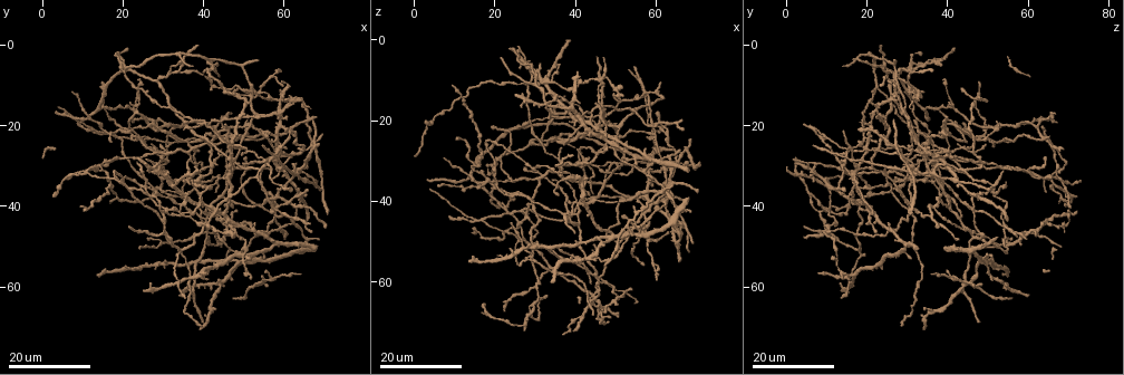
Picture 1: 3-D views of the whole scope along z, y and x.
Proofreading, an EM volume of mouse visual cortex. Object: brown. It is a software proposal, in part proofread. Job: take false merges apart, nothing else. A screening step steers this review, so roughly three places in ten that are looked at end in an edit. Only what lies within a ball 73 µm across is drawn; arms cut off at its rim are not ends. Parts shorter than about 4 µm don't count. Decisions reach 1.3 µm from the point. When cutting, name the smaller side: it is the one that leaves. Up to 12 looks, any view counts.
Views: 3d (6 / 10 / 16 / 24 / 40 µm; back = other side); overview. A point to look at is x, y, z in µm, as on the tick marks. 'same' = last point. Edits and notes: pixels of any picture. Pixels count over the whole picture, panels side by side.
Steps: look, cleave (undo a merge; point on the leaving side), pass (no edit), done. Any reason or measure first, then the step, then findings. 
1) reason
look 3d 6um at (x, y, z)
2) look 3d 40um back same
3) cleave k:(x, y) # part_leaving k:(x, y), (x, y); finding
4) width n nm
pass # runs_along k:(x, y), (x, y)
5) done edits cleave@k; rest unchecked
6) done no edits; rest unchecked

looks like a crossing
look 3d 24um at (36.5, 20.5, 25.0)

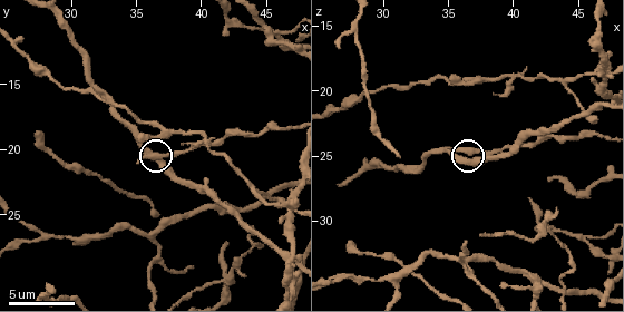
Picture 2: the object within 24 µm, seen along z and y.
look 3d 6um at (36.4, 20.4, 24.6)

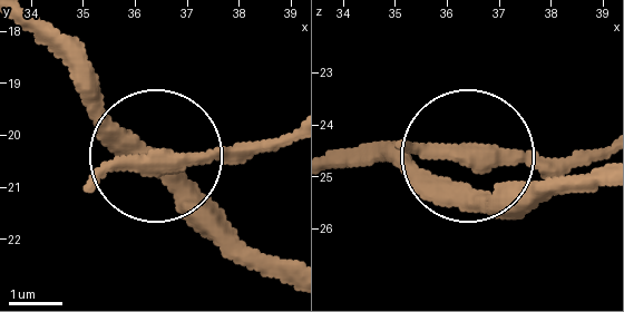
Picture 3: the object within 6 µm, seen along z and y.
side_arm 30 um
pass # runs_along 3:(598, 172), (478, 189), (465, 167), (478, 154), (598, 154); all the same cell

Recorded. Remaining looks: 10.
look 3d 16um at (27.0, 34.5, 38.0)

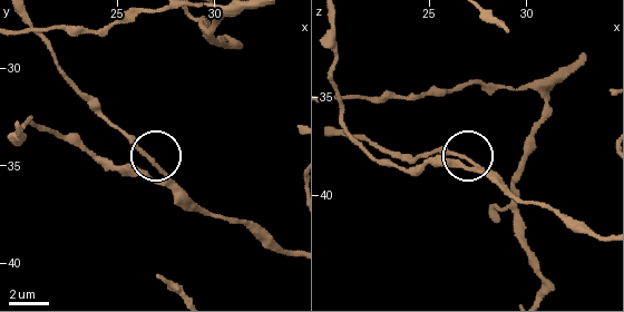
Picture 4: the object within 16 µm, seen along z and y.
look 3d 6um at (26.8, 34.8, 38.1)

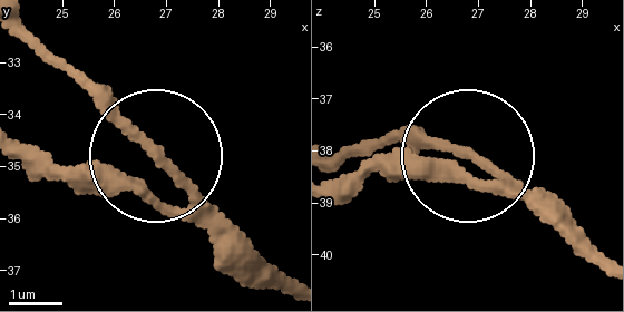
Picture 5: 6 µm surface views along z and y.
pass # runs_along 5:(605, 251), (485, 163), (383, 145); one cell here

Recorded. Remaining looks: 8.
a fork
look 3d 24um at (40.5, 44.0, 43.5)

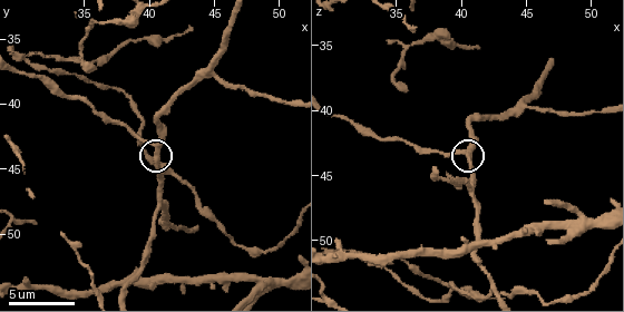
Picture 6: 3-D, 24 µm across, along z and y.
zoom in
look 3d 10um at (40.6, 43.4, 43.0)

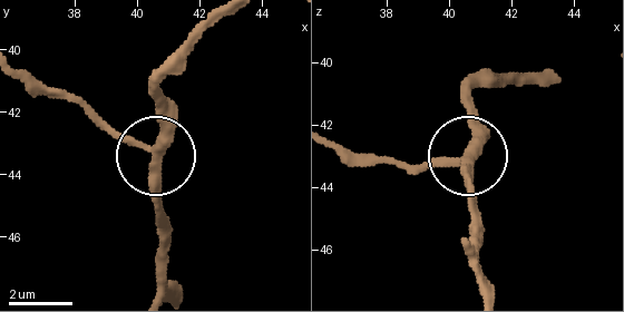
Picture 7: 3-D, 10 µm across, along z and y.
side_arm 55 um
pass # runs_along 7:(535, 74), (495, 76), (470, 95), (470, 225); continuous, no second cell

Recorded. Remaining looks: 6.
thick turns thin
look 3d 16um at (57.5, 39.5, 43.0)

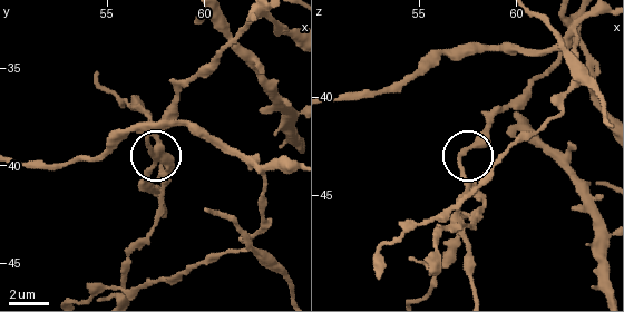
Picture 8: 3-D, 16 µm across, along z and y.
look 3d 10um at (57.3, 39.0, 43.7)

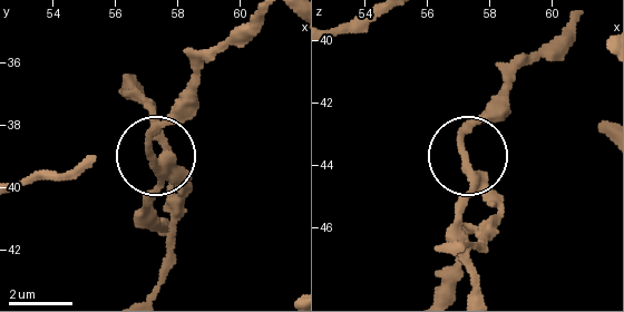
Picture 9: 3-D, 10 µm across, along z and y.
cleave 9:(167, 198) # a second cell is stuck on

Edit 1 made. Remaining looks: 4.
two arms in line, one across
look 3d 10um at (46.0, 11.0, 31.4)

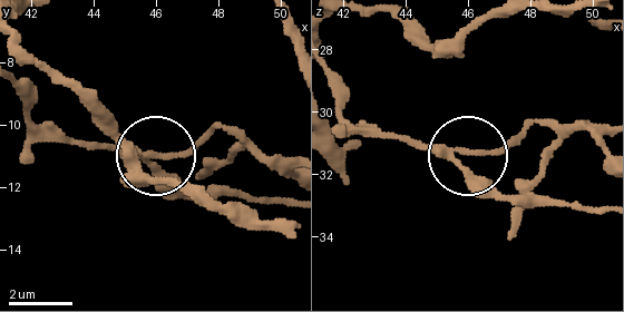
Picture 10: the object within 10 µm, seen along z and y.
width 190 nm
cleave 10:(184, 154) # part_leaving 10:(449, 150), (501, 150), (542, 126), (597, 126); two cells meet here

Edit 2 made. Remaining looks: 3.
look 3d 24um at (23.5, 10.5, 22.0)

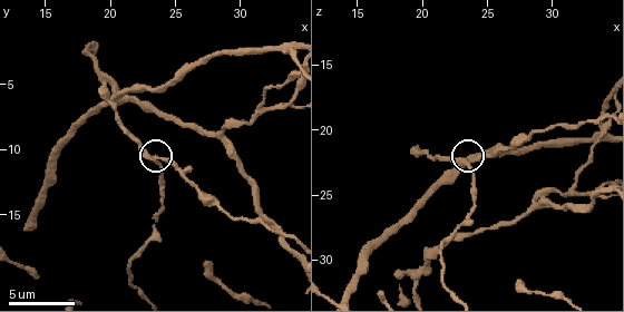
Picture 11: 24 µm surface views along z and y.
look 3d 6um at (23.8, 10.8, 22.2)

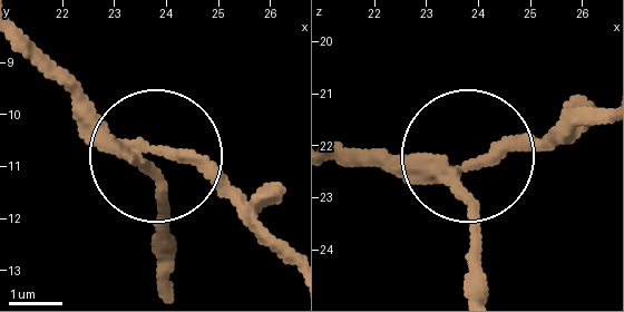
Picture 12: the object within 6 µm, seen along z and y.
look 3d 6um back at (23.75, 10.75, 22.45)

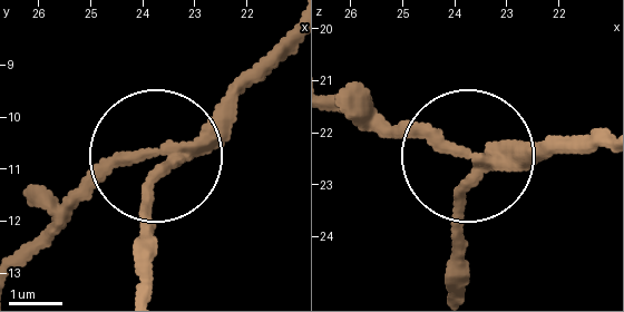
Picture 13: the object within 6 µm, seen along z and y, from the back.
cleave 13:(123, 159) # part_leaving 13:(188, 149), (126, 158), (19, 246); two cells meet here

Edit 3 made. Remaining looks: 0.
done edits cleave@9, cleave@10, cleave@13; rest unchecked

